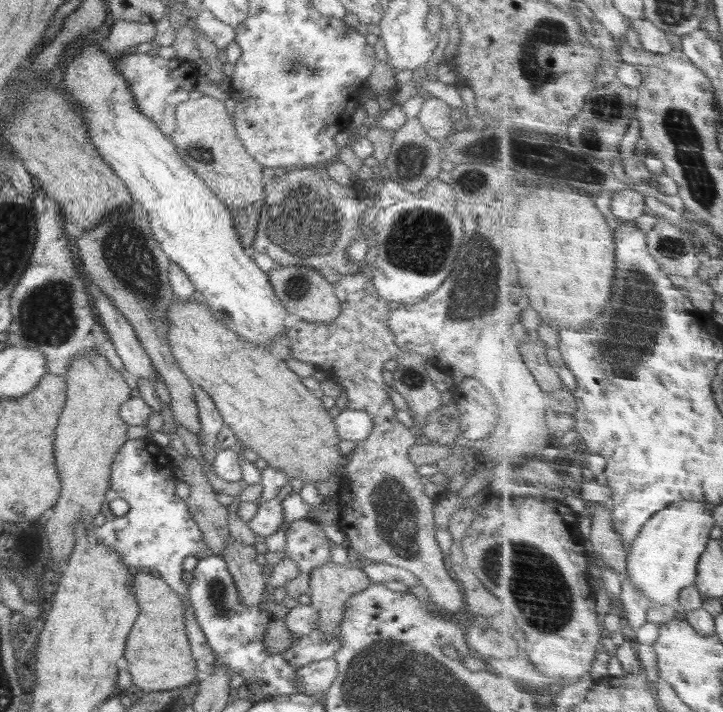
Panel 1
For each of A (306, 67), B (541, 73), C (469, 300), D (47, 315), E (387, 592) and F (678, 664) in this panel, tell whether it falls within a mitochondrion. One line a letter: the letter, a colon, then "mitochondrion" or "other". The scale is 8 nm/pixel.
A: mitochondrion
B: mitochondrion
C: mitochondrion
D: mitochondrion
E: other
F: other

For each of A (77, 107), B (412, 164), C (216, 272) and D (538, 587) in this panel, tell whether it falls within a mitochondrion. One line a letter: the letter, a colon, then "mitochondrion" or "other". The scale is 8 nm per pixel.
A: other
B: mitochondrion
C: other
D: mitochondrion

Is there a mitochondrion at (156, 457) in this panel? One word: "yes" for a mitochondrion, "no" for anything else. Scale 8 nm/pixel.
no

